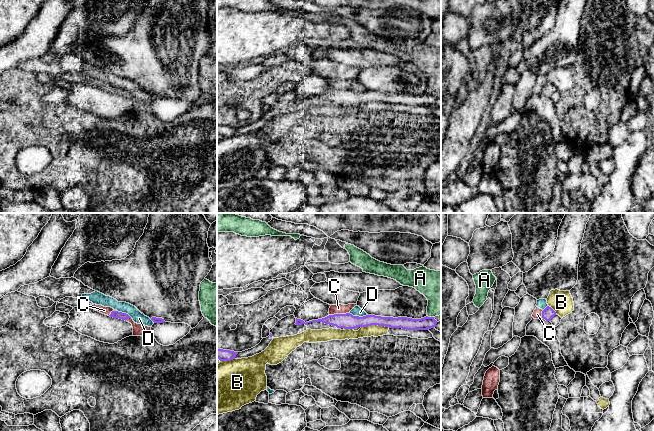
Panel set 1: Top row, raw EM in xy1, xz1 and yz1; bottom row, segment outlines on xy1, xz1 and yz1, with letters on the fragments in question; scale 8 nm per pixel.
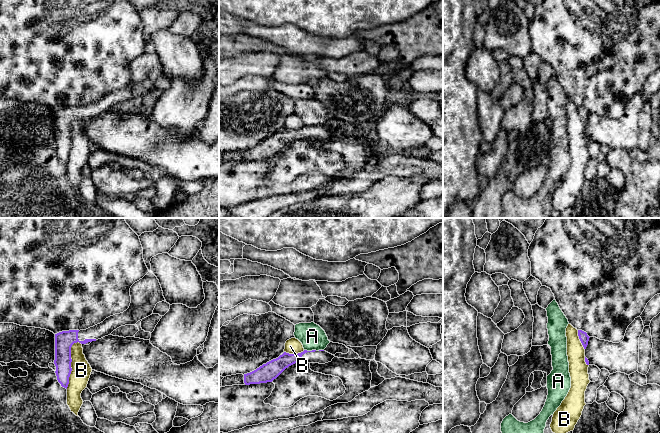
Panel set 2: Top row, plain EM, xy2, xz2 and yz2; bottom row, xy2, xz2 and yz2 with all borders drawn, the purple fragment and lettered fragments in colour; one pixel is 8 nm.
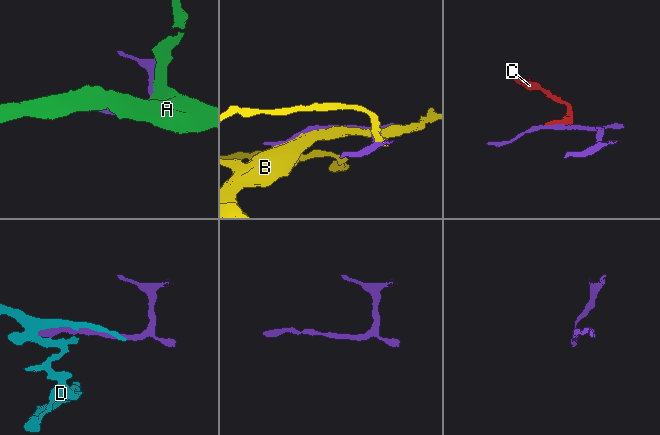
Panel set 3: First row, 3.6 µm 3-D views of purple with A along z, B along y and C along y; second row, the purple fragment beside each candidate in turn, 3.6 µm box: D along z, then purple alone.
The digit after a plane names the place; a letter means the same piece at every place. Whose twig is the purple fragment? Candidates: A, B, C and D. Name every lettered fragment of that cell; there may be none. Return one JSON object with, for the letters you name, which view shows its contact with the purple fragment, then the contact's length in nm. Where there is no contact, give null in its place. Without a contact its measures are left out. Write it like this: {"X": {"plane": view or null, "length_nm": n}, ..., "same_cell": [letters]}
{"same_cell": []}

